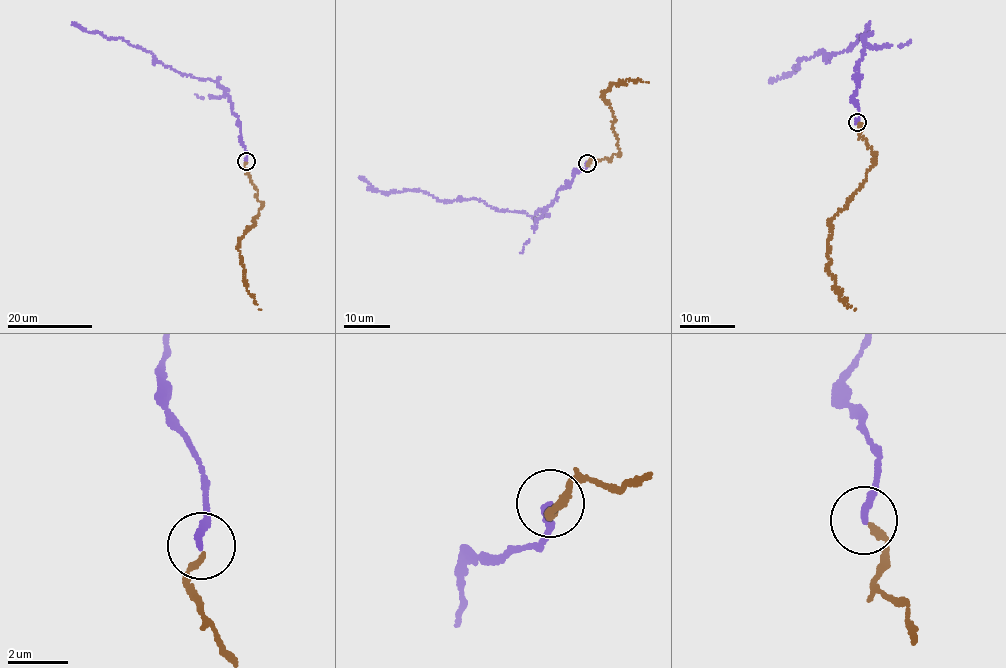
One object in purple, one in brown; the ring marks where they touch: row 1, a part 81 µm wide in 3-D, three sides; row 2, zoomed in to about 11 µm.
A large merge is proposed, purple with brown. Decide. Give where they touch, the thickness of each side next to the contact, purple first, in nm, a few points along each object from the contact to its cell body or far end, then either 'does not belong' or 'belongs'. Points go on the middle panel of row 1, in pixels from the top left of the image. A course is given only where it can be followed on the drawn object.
at (587, 163); 220 nm thick on the purple side, 200 nm on the other; purple runs (587, 162), (532, 216), (471, 198), (378, 191), (359, 177); brown runs (588, 163), (609, 159), (619, 152), (612, 127), (615, 118), (603, 98), (603, 90), (621, 80), (648, 82); belongs

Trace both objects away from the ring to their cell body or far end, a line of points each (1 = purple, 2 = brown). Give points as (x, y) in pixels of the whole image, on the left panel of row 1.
1: (246, 161), (238, 119), (221, 86), (182, 75), (125, 40), (85, 31), (73, 21)
2: (246, 162), (245, 171), (262, 207), (253, 219), (254, 225), (240, 239), (237, 250), (247, 290), (260, 310)

